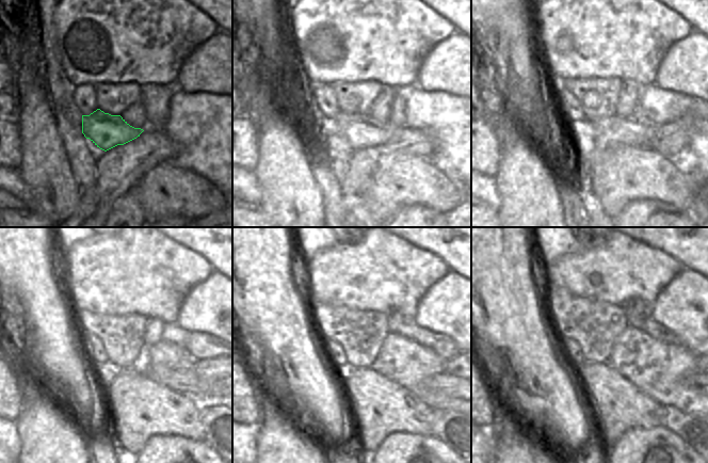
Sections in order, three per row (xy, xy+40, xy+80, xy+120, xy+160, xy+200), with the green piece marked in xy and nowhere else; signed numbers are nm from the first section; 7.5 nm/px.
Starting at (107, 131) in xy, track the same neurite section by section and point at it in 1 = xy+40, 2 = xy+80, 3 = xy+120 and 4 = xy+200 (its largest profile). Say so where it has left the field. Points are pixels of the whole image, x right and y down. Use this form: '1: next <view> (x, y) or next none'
1: next xy+40 (360, 131)
2: next xy+80 (613, 130)
3: next xy+120 (186, 381)
4: next xy+200 (688, 380)

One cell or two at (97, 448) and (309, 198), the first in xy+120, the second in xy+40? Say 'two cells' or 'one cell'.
two cells

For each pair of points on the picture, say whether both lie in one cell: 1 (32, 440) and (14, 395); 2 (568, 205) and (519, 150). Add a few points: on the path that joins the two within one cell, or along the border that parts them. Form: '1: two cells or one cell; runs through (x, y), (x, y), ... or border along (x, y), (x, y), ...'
1: two cells; border along (26, 388), (22, 393), (22, 408), (16, 420)
2: two cells; border along (560, 184), (561, 207), (564, 216)

